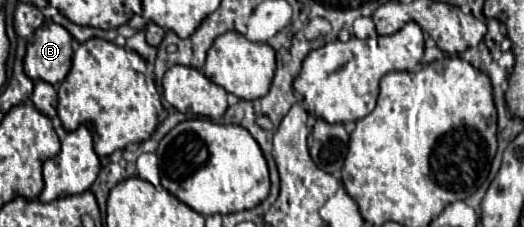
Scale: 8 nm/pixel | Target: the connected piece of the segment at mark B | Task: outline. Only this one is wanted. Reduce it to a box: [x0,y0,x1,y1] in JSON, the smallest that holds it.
[25,22,73,86]

